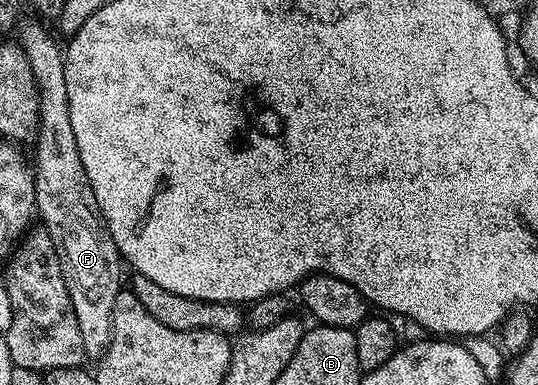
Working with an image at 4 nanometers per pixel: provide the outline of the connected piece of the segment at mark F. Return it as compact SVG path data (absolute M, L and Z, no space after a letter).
M40 20L25 21L18 26L17 43L23 48L25 59L29 59L29 67L33 67L33 79L37 83L39 92L39 127L33 138L35 208L38 219L40 217L43 220L40 221L42 228L46 229L47 234L53 239L53 247L59 256L61 275L65 275L65 287L69 291L69 303L73 303L73 315L77 315L77 327L81 331L83 352L88 358L98 359L106 353L111 342L113 303L117 303L117 295L121 291L122 285L119 284L123 281L125 265L119 256L117 243L113 243L106 225L103 224L103 216L99 214L97 199L89 183L89 175L85 175L85 167L81 163L81 151L77 151L77 135L73 135L73 123L69 123L69 95L67 94L64 50L47 34Z

